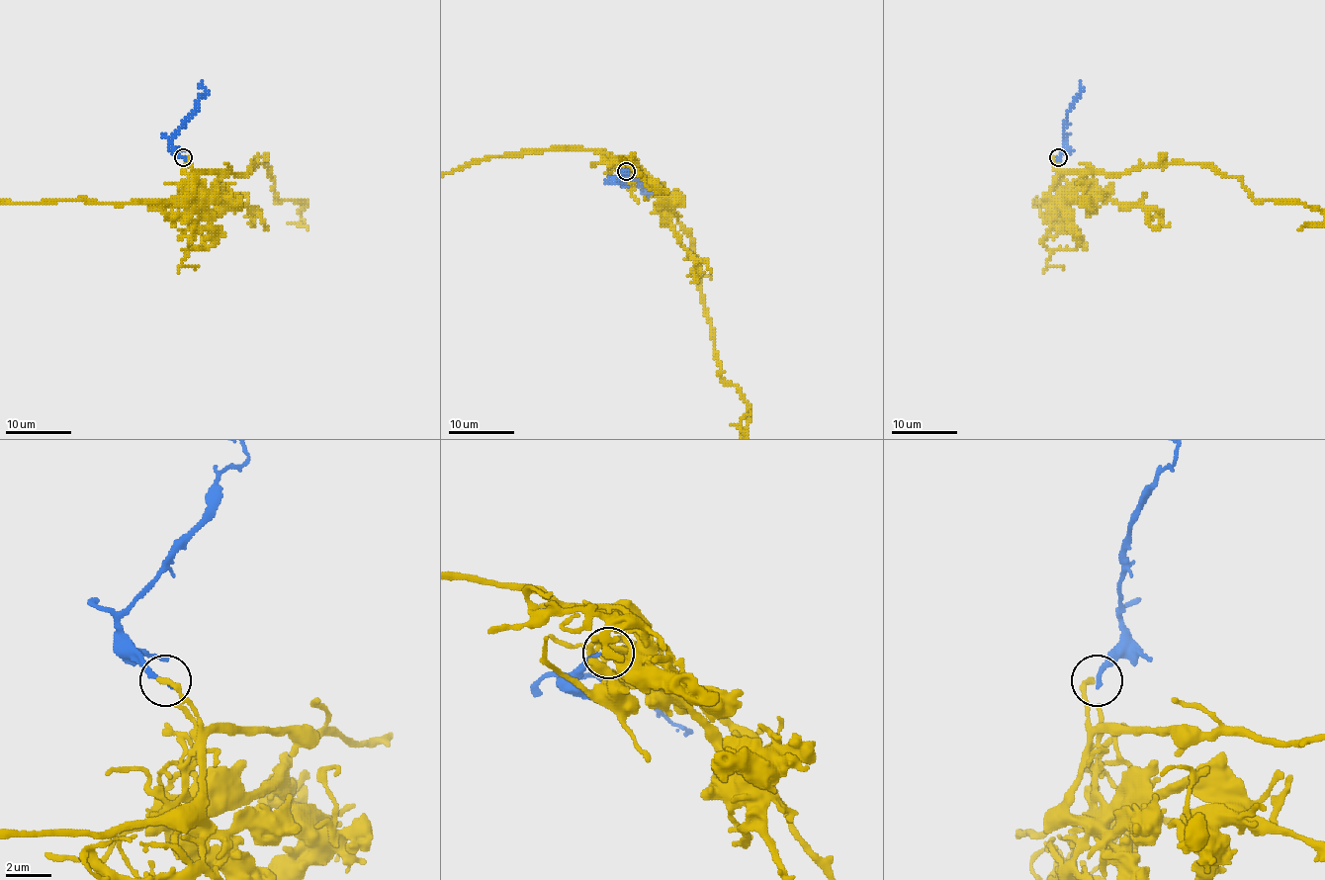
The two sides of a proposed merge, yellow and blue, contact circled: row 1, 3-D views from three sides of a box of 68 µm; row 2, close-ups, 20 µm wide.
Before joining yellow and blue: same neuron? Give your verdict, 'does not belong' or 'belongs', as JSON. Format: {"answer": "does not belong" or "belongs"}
{"answer": "does not belong"}

